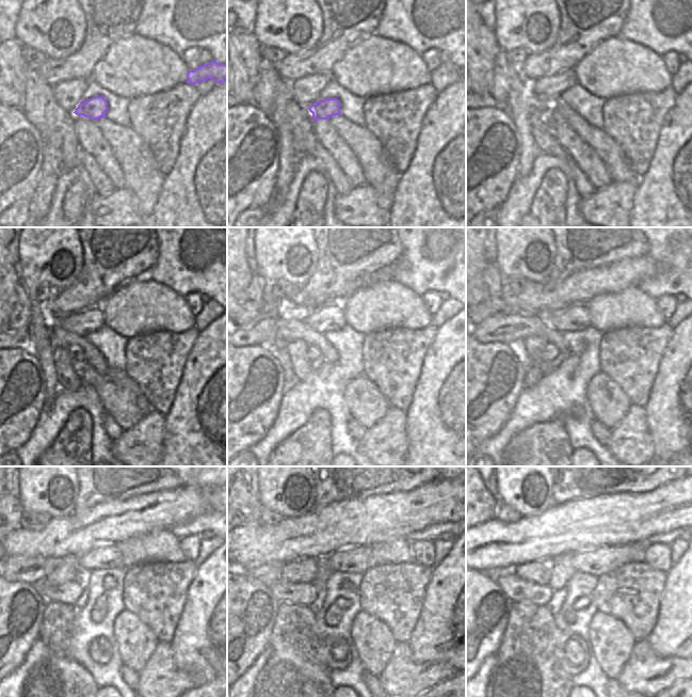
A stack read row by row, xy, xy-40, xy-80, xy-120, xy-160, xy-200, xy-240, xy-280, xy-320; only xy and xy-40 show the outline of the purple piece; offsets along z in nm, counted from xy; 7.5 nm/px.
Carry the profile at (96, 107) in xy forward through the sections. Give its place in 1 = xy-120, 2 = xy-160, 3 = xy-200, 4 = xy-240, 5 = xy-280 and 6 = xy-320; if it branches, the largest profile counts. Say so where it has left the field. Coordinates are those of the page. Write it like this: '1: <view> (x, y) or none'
1: xy-120 (76, 354)
2: xy-160 (312, 352)
3: xy-200 (549, 352)
4: xy-240 (68, 592)
5: xy-280 (305, 593)
6: xy-320 (517, 589)

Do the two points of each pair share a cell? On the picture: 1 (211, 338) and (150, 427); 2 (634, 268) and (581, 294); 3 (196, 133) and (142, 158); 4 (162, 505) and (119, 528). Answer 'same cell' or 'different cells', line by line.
1: different cells
2: same cell
3: different cells
4: same cell

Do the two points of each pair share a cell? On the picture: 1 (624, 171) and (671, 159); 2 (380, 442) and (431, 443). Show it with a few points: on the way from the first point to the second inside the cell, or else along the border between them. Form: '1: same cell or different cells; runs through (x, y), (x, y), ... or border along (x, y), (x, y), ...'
1: different cells; border along (640, 176), (637, 184)
2: different cells; border along (405, 418), (406, 455)

